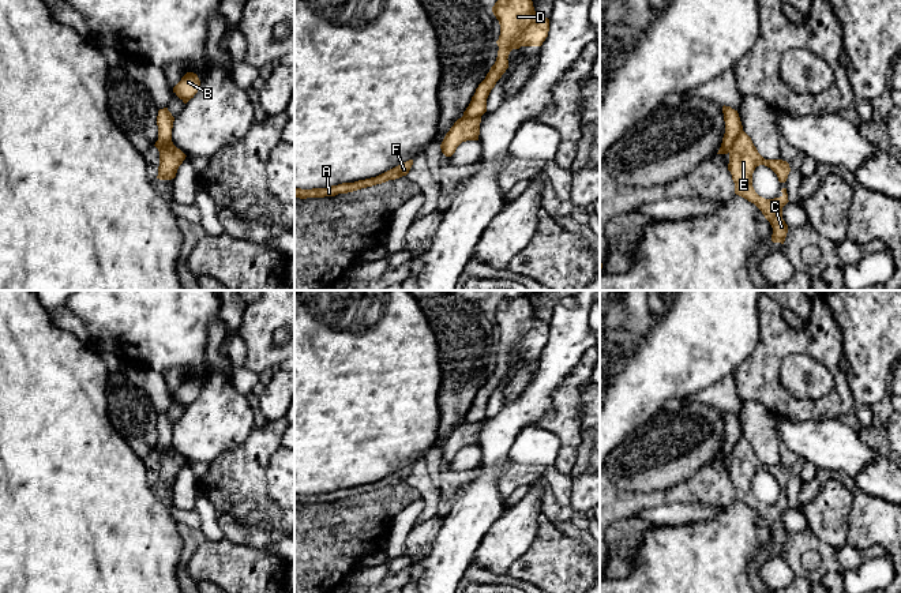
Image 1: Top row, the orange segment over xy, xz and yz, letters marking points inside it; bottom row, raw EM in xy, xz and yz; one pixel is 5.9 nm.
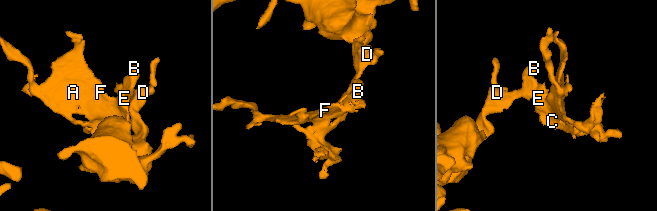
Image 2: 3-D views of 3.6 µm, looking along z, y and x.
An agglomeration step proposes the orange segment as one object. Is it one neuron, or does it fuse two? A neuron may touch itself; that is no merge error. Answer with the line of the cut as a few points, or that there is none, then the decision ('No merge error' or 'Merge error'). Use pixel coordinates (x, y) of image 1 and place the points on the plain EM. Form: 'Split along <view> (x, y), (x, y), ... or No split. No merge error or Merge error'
Split along yz (742, 435), (728, 457). Merge error

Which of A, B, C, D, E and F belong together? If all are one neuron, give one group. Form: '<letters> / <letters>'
A C E F / B D

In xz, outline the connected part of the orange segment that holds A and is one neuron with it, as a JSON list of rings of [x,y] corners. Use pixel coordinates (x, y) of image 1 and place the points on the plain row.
[[[409,465],[376,483],[358,485],[354,488],[342,488],[338,491],[331,491],[327,493],[312,493],[312,495],[301,495],[294,493],[294,503],[307,504],[307,503],[324,503],[324,502],[335,502],[338,499],[348,499],[361,493],[372,492],[376,489],[386,488],[388,485],[395,485],[402,481],[406,481],[413,470],[413,465]]]

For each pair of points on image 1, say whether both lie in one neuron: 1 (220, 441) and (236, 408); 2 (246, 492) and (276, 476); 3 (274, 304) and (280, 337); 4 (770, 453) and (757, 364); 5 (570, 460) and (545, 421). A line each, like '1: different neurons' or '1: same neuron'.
1: same neuron
2: different neurons
3: different neurons
4: different neurons
5: same neuron

